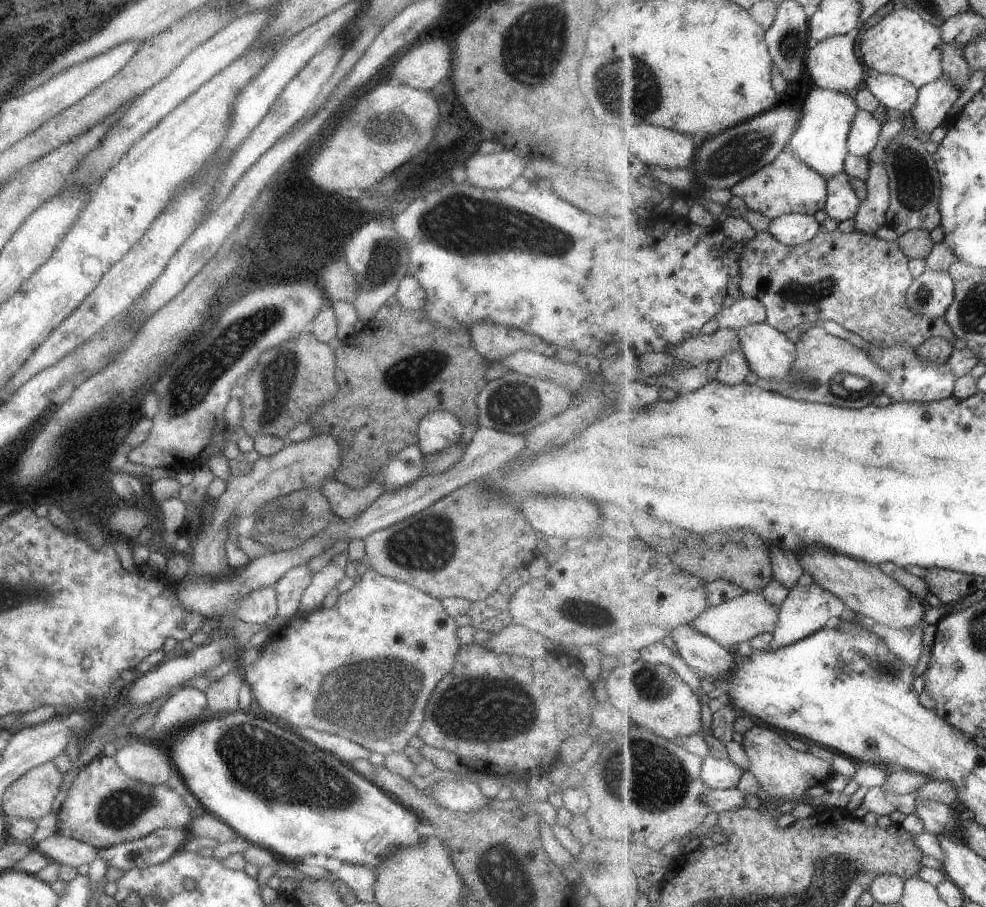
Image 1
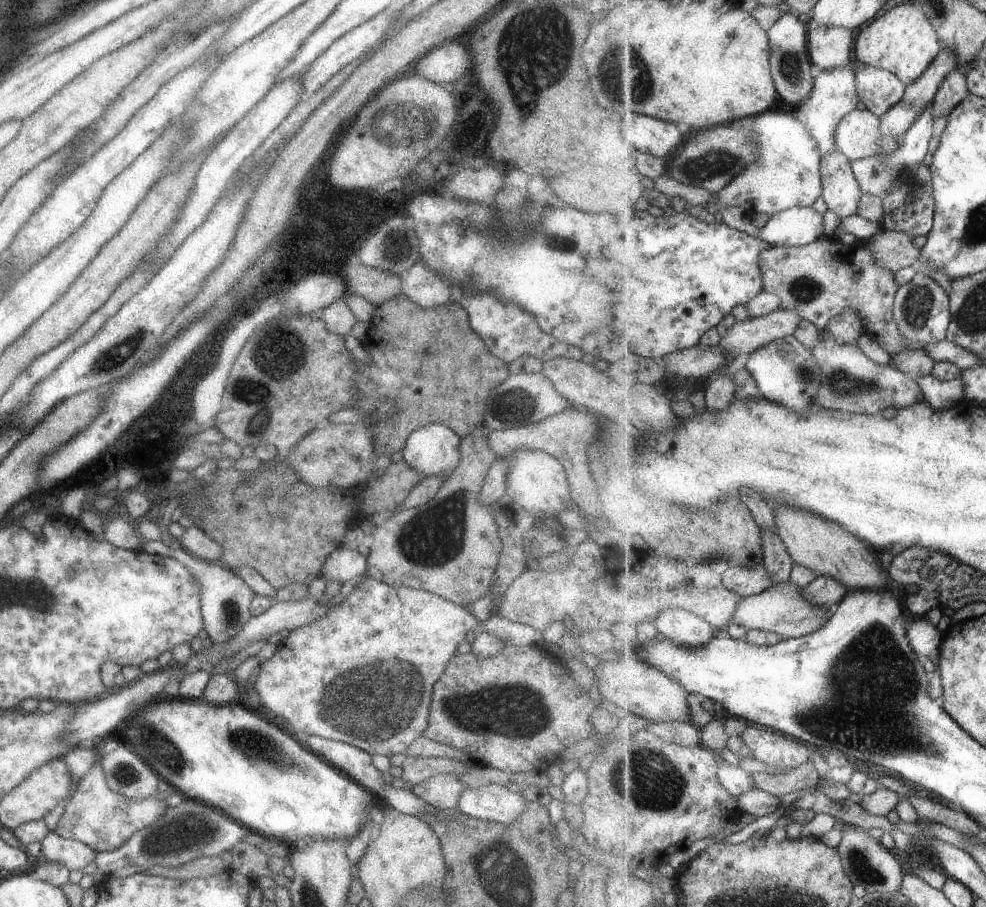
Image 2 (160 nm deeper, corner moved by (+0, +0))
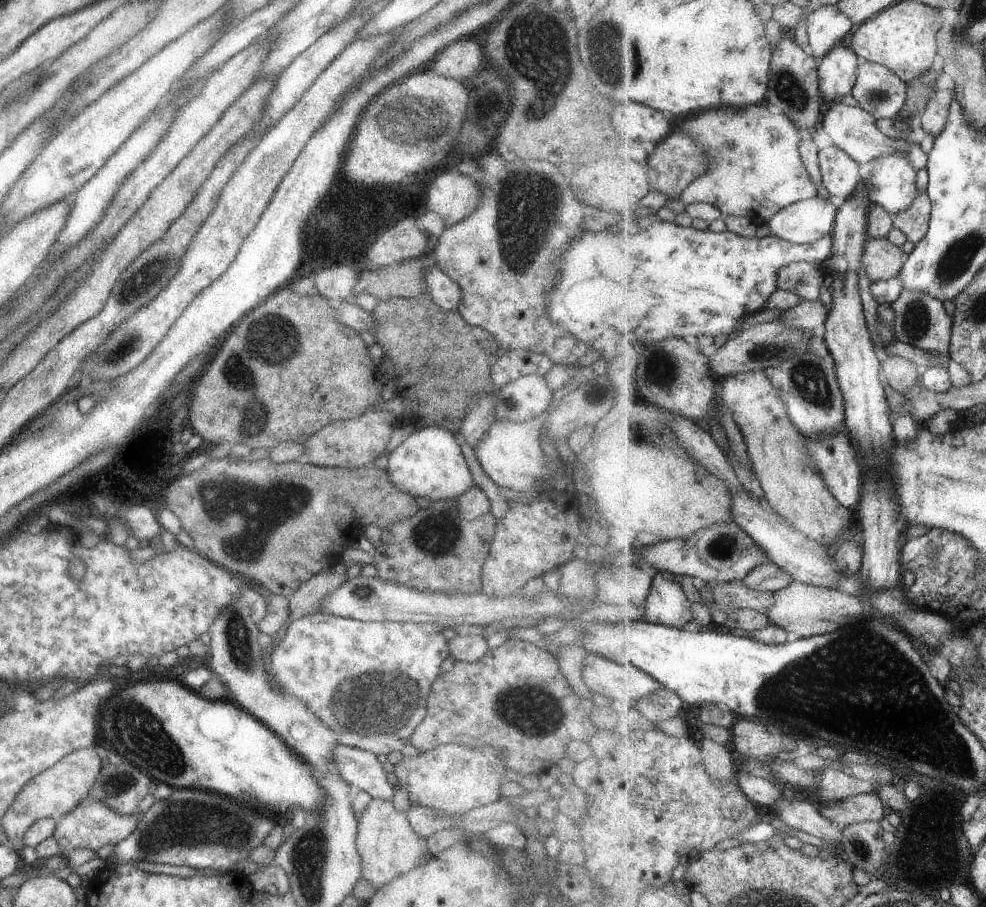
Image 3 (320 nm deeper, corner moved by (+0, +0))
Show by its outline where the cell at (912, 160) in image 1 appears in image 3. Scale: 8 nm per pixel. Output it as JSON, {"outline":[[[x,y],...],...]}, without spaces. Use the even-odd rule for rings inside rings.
{"outline":[[[927,192],[918,194],[909,210],[894,216],[894,228],[898,228],[915,245],[926,237],[930,229],[932,202]]]}

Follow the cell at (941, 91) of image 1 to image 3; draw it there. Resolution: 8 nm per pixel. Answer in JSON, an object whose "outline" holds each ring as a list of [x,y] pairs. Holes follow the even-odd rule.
{"outline":[[[894,154],[883,155],[871,162],[862,163],[860,171],[863,185],[870,190],[870,198],[893,216],[909,210],[918,197],[917,170],[913,168],[907,157],[903,159]]]}

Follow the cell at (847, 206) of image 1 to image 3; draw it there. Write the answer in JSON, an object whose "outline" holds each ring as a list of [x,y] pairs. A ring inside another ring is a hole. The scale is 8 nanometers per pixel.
{"outline":[[[835,145],[821,149],[819,156],[821,184],[839,210],[862,184],[861,164],[848,152]]]}

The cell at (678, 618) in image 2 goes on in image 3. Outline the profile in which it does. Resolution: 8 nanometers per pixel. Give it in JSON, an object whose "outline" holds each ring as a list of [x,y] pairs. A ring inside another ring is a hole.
{"outline":[[[658,572],[653,577],[647,606],[642,611],[647,621],[679,629],[691,624],[691,602],[679,579],[674,573]]]}

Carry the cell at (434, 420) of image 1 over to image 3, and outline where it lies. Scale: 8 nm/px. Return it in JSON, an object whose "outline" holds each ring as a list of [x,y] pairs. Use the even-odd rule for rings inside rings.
{"outline":[[[429,425],[414,430],[403,442],[387,453],[387,468],[384,469],[389,482],[398,491],[407,493],[413,498],[425,498],[431,501],[456,499],[474,485],[467,463],[460,451],[460,446],[455,437],[443,426]]]}

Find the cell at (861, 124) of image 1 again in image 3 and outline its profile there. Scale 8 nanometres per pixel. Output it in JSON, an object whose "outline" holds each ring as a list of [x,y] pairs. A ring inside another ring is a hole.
{"outline":[[[837,103],[833,104],[822,116],[821,129],[832,139],[832,144],[836,147],[841,147],[845,152],[848,152],[858,163],[868,163],[883,155],[894,154],[905,146],[905,138],[899,140],[892,140],[889,136],[885,136],[877,122],[876,118],[869,114],[863,107],[849,106],[847,104]]]}

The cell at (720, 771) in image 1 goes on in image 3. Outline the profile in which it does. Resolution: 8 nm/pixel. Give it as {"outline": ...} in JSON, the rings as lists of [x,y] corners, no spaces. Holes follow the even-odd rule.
{"outline":[[[738,772],[736,780],[742,793],[759,806],[766,806],[769,809],[777,805],[780,798],[784,798],[783,788],[767,778],[759,778],[752,773]]]}

